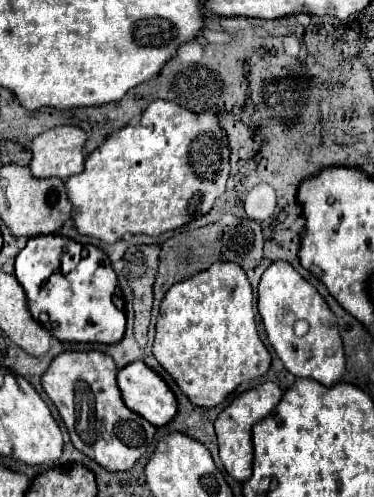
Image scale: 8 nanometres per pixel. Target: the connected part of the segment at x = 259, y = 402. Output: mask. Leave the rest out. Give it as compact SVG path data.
M264 383L256 389L250 389L242 395L238 395L216 419L216 437L218 437L218 449L220 449L220 461L226 469L226 473L236 481L246 481L252 477L252 459L254 459L254 447L252 447L252 427L264 417L268 417L274 407L280 403L282 391L276 383Z

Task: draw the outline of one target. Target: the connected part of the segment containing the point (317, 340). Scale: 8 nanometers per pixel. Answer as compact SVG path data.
M274 261L262 275L260 279L260 287L258 287L258 311L266 329L266 335L274 347L274 351L278 353L278 357L282 359L284 367L296 375L296 377L306 377L306 379L314 379L326 387L336 385L338 381L342 381L342 375L346 371L346 357L344 357L344 347L342 347L342 339L338 333L338 327L330 321L336 321L334 313L330 311L328 303L322 299L322 295L316 291L316 287L312 283L308 283L288 261Z

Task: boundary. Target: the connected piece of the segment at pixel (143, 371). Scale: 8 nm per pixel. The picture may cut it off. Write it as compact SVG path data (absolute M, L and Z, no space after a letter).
M142 361L118 371L118 387L126 407L154 427L168 425L178 413L178 403L170 387Z

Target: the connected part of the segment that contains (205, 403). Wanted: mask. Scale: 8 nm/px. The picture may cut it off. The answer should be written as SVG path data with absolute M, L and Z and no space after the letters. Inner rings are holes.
M214 263L206 271L172 285L162 299L156 323L154 357L194 405L212 409L224 403L244 381L256 381L268 373L272 357L258 335L252 301L250 281L236 263Z

